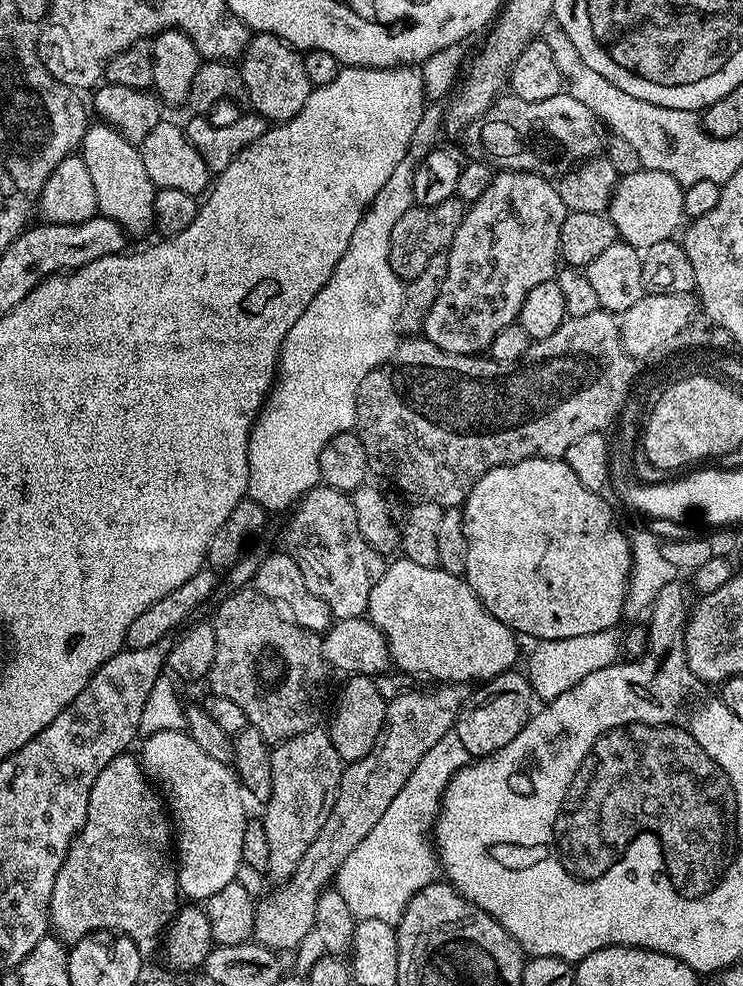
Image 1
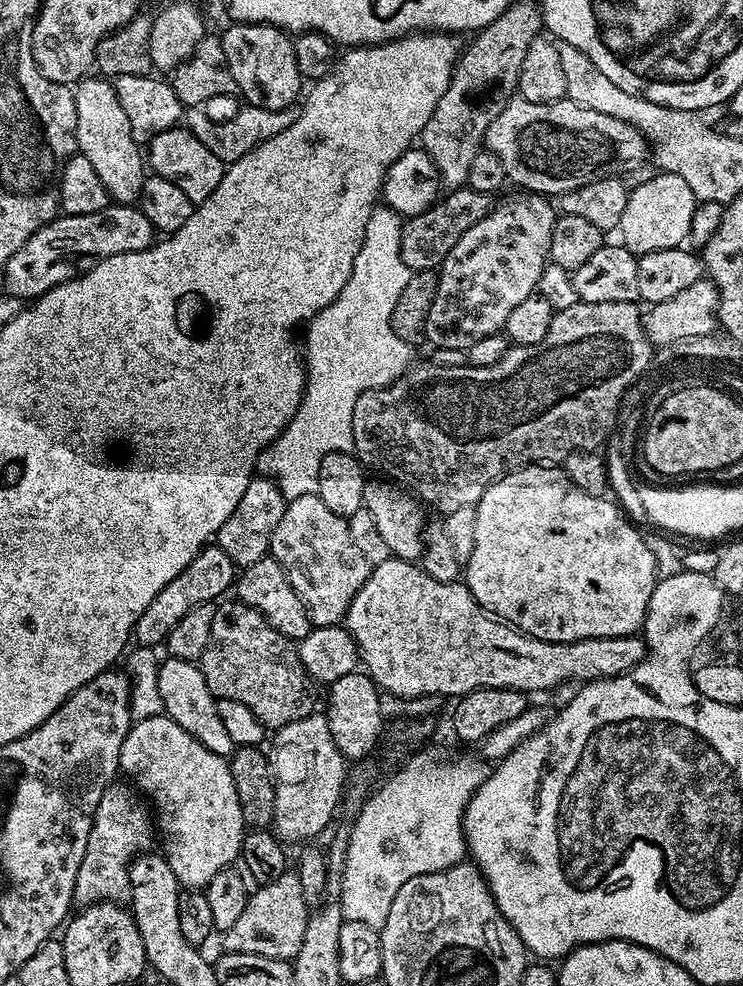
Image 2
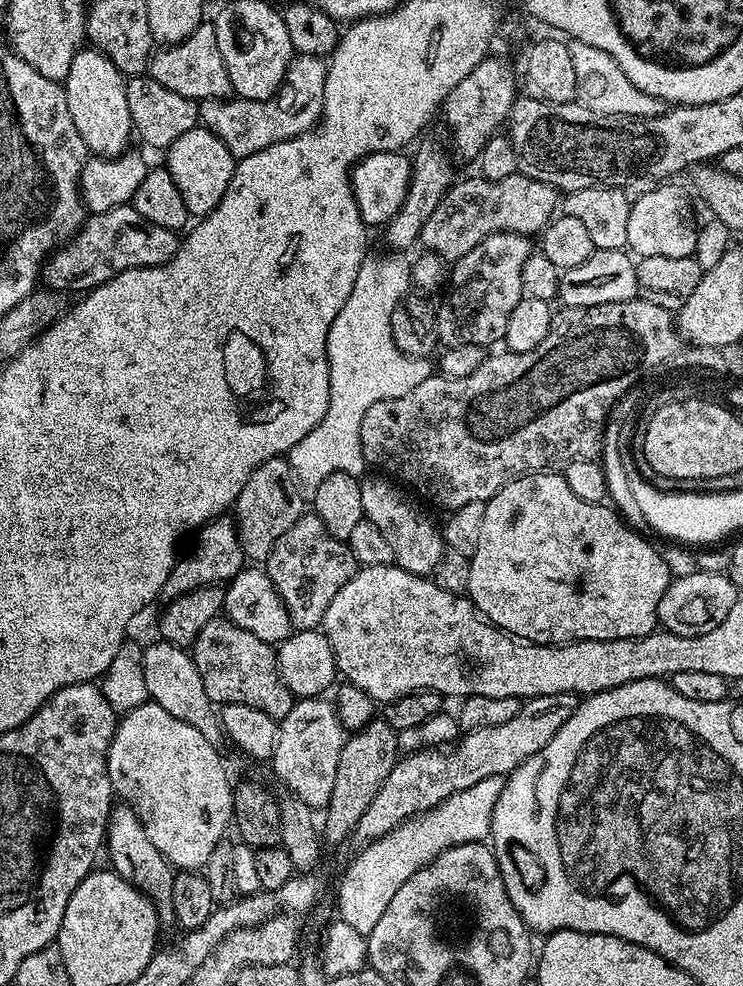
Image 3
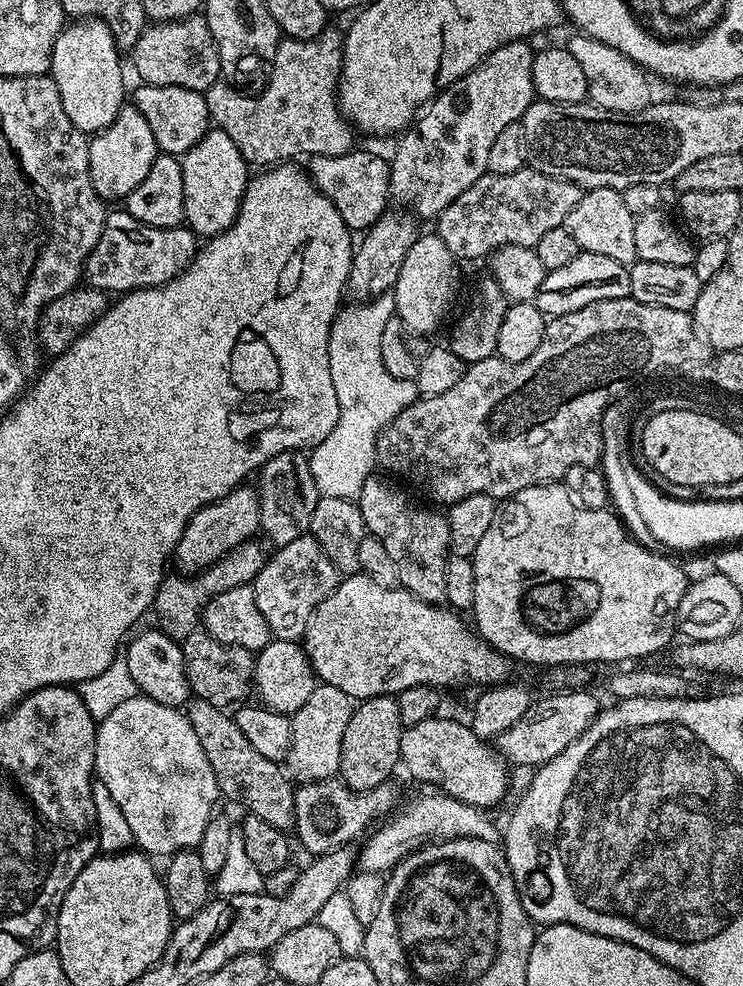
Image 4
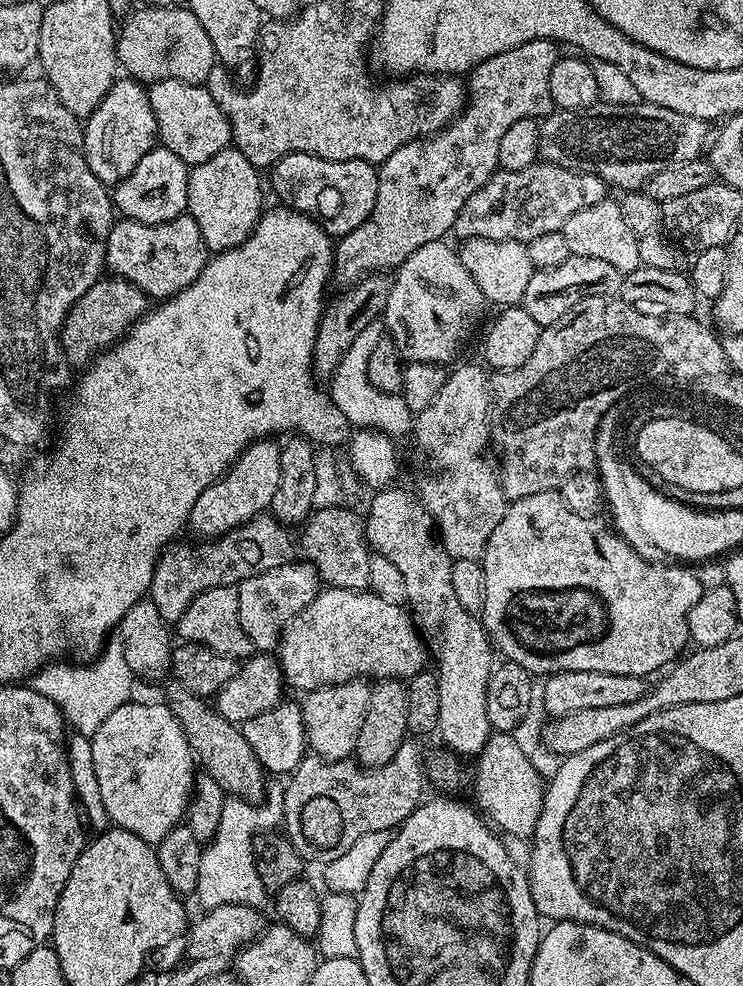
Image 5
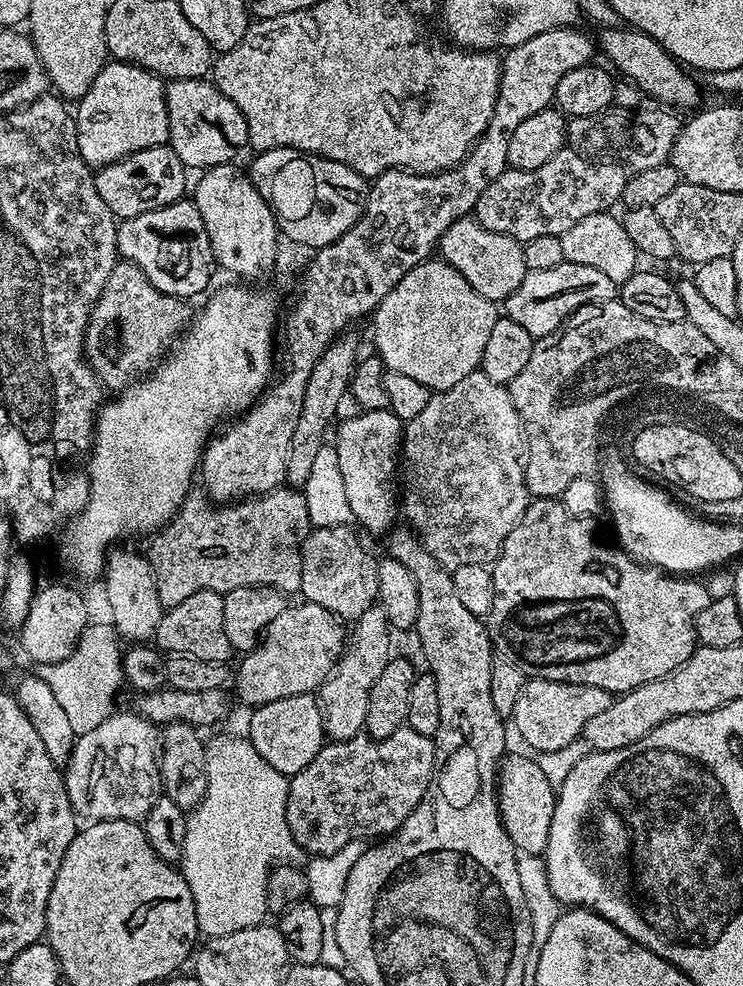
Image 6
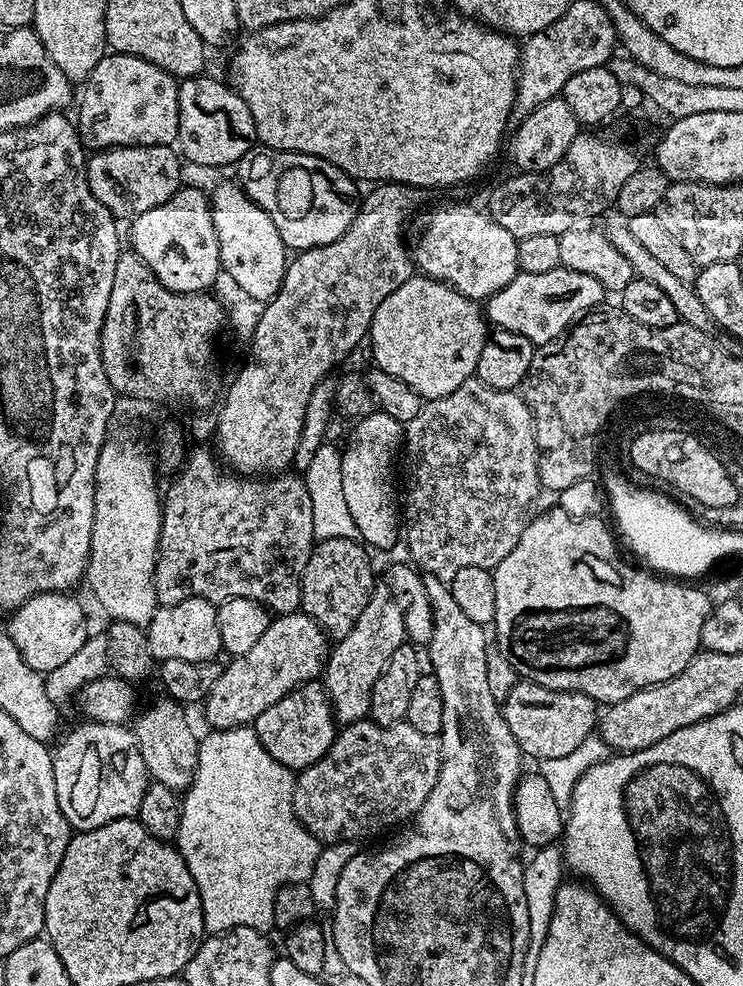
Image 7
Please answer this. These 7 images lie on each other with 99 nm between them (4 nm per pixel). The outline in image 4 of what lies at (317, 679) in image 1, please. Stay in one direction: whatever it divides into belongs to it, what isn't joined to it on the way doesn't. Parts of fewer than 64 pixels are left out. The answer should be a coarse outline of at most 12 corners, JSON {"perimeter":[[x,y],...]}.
{"perimeter":[[203,630],[180,644],[191,695],[227,709],[250,696],[253,653]]}

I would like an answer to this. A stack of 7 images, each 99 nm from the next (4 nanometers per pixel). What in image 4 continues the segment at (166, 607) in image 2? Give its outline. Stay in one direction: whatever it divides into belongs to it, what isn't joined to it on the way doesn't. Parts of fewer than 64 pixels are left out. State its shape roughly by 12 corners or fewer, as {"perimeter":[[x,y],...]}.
{"perimeter":[[230,490],[190,518],[174,553],[184,574],[260,532],[260,493]]}

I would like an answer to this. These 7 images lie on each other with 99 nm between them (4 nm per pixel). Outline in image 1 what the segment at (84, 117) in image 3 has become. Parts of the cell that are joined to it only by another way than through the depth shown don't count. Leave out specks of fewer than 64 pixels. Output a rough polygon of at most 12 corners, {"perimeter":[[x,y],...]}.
{"perimeter":[[92,122],[79,146],[99,215],[135,238],[156,223],[139,147]]}

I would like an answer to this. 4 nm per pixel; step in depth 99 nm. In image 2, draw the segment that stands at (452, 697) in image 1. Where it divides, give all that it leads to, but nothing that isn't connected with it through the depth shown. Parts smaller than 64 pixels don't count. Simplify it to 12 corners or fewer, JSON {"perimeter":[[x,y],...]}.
{"perimeter":[[297,873],[251,893],[224,952],[295,960],[310,907]]}

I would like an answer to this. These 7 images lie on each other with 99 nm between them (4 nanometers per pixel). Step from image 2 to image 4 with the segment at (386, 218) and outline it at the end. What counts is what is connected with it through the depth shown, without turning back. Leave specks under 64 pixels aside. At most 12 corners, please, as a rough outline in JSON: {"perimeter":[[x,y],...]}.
{"perimeter":[[392,294],[330,330],[338,426],[307,457],[320,496],[359,501],[376,439],[418,399],[382,362]]}

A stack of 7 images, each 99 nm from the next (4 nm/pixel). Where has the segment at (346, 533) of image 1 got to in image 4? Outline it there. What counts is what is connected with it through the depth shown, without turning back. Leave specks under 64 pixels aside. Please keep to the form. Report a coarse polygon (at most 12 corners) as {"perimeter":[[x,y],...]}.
{"perimeter":[[311,534],[251,583],[275,639],[299,641],[342,576]]}

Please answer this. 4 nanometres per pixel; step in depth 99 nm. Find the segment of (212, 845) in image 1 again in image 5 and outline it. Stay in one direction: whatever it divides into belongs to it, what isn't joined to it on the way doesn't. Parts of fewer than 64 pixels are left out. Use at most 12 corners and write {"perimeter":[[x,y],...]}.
{"perimeter":[[164,702],[118,706],[90,738],[109,821],[155,846],[198,764]]}

